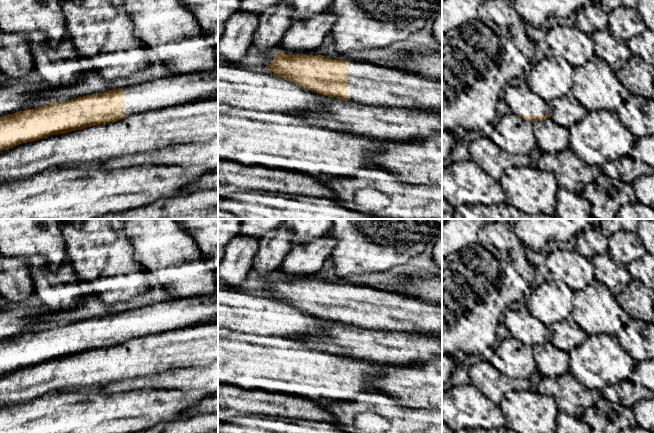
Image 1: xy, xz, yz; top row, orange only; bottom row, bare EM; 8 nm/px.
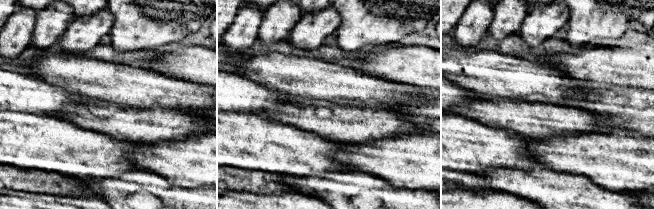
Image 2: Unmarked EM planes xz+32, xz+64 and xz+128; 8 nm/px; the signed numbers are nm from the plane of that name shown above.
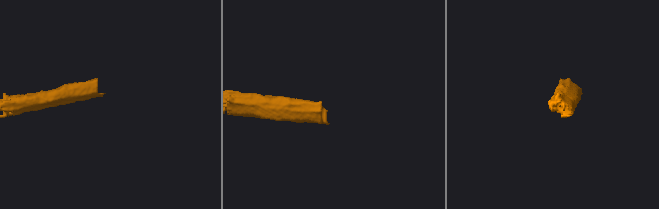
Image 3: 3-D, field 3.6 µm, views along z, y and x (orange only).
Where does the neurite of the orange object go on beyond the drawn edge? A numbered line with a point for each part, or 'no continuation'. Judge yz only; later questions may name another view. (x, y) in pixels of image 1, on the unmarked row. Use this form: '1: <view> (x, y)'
1: yz (521, 324)

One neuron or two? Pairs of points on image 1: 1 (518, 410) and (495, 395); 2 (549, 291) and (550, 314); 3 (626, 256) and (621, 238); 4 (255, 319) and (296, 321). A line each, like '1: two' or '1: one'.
1: two
2: one
3: one
4: one

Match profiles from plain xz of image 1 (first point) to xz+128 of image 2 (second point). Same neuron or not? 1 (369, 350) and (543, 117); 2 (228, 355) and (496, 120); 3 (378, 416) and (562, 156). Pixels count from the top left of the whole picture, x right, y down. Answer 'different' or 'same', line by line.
1: same
2: different
3: different

